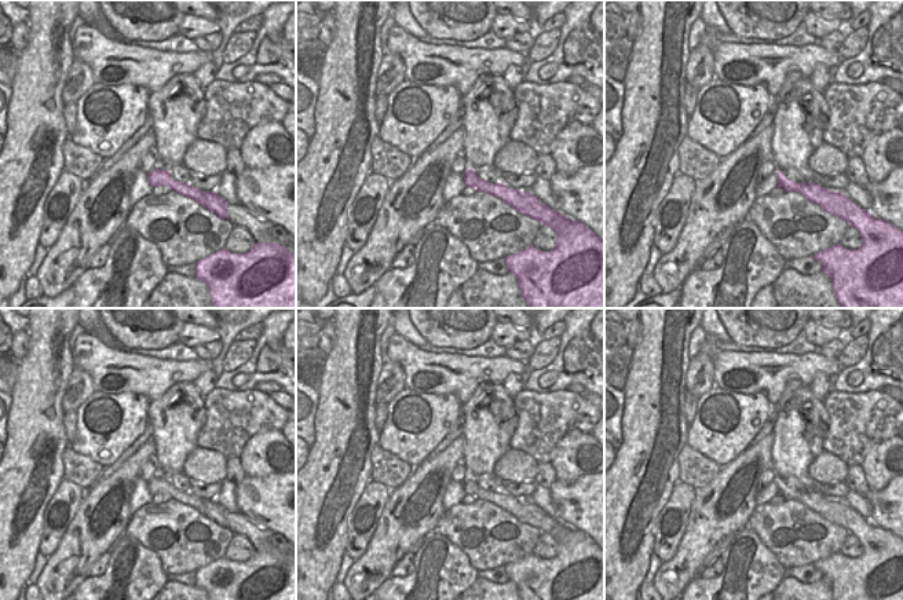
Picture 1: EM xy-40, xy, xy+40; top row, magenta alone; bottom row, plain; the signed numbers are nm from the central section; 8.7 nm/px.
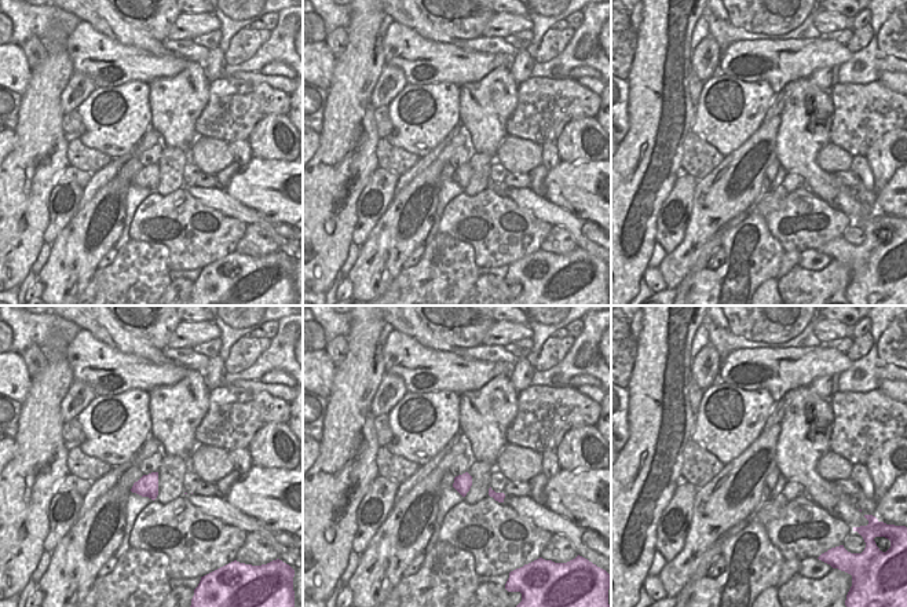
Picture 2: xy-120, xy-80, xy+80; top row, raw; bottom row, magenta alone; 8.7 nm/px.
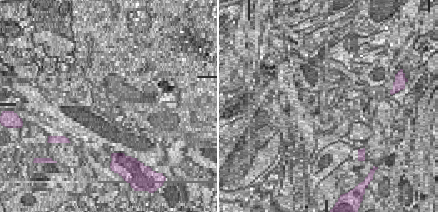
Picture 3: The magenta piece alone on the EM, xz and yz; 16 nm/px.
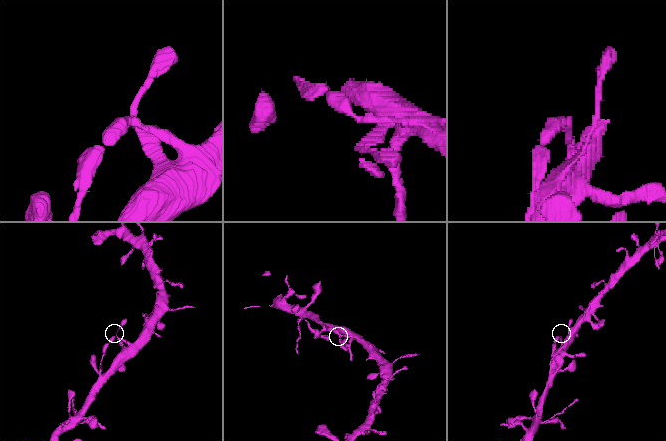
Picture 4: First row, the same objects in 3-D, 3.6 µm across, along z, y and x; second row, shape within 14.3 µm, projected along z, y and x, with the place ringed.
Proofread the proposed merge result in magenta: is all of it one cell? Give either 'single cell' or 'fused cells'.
single cell

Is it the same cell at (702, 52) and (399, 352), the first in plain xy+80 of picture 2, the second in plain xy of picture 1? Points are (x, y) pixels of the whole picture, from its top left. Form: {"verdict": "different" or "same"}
{"verdict": "different"}

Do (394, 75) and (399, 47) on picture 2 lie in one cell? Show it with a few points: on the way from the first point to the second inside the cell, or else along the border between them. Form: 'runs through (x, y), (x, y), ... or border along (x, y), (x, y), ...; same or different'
border along (386, 64), (397, 66), (408, 83); different

